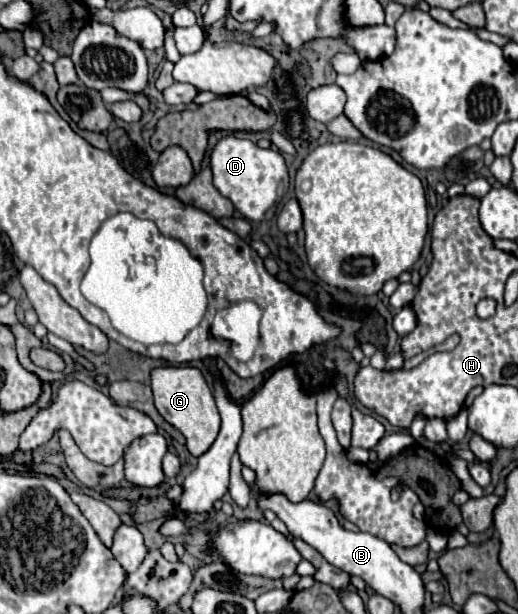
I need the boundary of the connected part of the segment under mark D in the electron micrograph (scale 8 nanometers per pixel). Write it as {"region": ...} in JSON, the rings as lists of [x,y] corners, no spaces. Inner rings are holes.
{"region":[[[225,136],[213,146],[209,166],[213,172],[213,186],[233,202],[237,212],[255,222],[263,220],[265,212],[275,206],[279,200],[277,190],[281,190],[281,184],[287,180],[287,166],[279,150],[259,148],[255,142],[237,136]]]}

